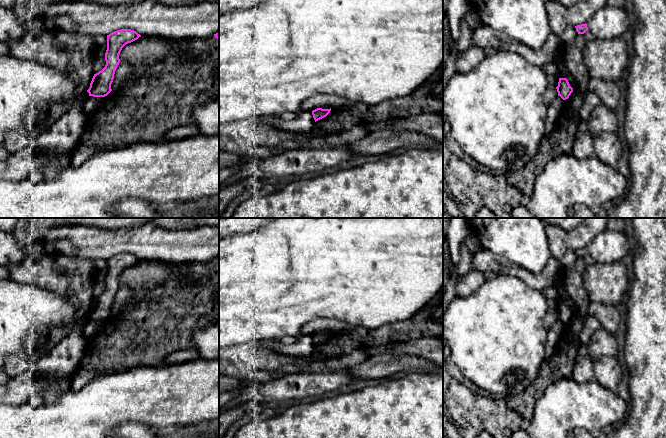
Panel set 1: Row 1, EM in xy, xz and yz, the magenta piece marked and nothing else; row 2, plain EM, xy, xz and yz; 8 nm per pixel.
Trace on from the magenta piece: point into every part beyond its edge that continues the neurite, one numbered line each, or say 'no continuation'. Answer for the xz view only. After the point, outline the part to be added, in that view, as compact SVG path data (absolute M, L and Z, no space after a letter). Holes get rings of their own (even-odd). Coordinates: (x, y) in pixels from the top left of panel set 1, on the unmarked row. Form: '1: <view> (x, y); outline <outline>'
no continuation

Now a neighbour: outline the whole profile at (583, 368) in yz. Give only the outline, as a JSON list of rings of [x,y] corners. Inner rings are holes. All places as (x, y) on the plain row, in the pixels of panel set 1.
[[[581,344],[574,364],[572,378],[577,382],[594,380],[593,361],[589,356],[587,346]]]

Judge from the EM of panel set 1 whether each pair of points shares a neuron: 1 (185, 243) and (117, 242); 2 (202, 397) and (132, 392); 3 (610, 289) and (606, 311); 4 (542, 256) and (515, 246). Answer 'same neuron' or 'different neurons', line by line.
1: same neuron
2: same neuron
3: different neurons
4: same neuron

